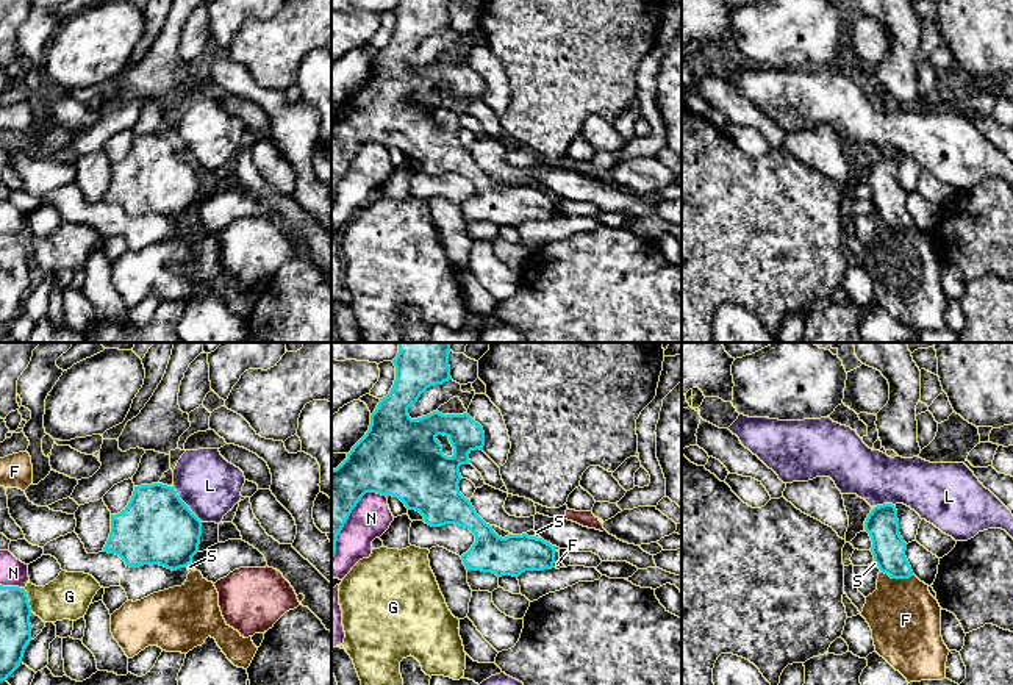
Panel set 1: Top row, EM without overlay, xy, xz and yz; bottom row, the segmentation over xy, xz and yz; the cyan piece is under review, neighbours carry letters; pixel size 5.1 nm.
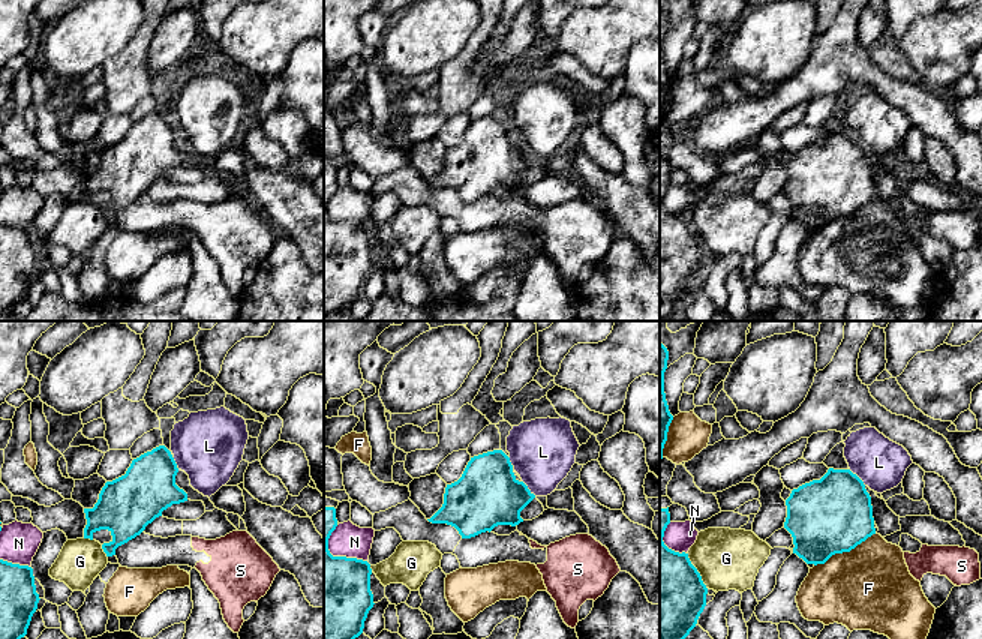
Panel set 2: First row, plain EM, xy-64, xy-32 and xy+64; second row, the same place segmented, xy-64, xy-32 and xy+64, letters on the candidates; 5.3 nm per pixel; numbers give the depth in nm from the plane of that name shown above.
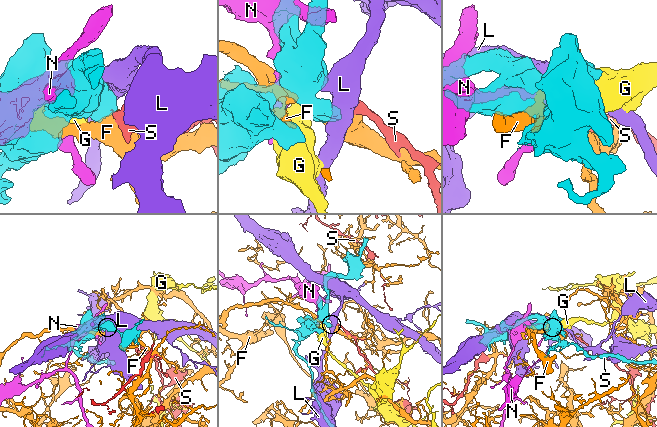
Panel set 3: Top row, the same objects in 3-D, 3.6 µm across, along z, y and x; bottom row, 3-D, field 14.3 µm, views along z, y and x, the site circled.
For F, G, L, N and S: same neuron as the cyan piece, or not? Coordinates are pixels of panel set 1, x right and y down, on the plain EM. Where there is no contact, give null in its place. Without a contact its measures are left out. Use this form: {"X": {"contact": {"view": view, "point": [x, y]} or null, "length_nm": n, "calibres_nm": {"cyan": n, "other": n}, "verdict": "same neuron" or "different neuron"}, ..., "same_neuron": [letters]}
{"F": {"contact": {"view": "yz", "point": [898, 227]}, "length_nm": 180, "calibres_nm": {"cyan": 180, "other": 360}, "verdict": "different neuron"}, "G": {"contact": {"view": "xy", "point": [27, 249]}, "length_nm": 130, "calibres_nm": {"cyan": 160, "other": 220}, "verdict": "different neuron"}, "L": {"contact": {"view": "xy", "point": [185, 154]}, "length_nm": 240, "calibres_nm": {"cyan": 380, "other": 300}, "verdict": "different neuron"}, "N": {"contact": {"view": "xy", "point": [13, 236]}, "length_nm": 130, "calibres_nm": {"cyan": 160, "other": 140}, "verdict": "different neuron"}, "S": {"contact": {"view": "xy", "point": [188, 213]}, "length_nm": 40, "calibres_nm": {"cyan": 380, "other": 30}, "verdict": "different neuron"}, "same_neuron": []}

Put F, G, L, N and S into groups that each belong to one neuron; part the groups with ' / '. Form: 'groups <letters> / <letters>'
groups F / G / L / N / S

